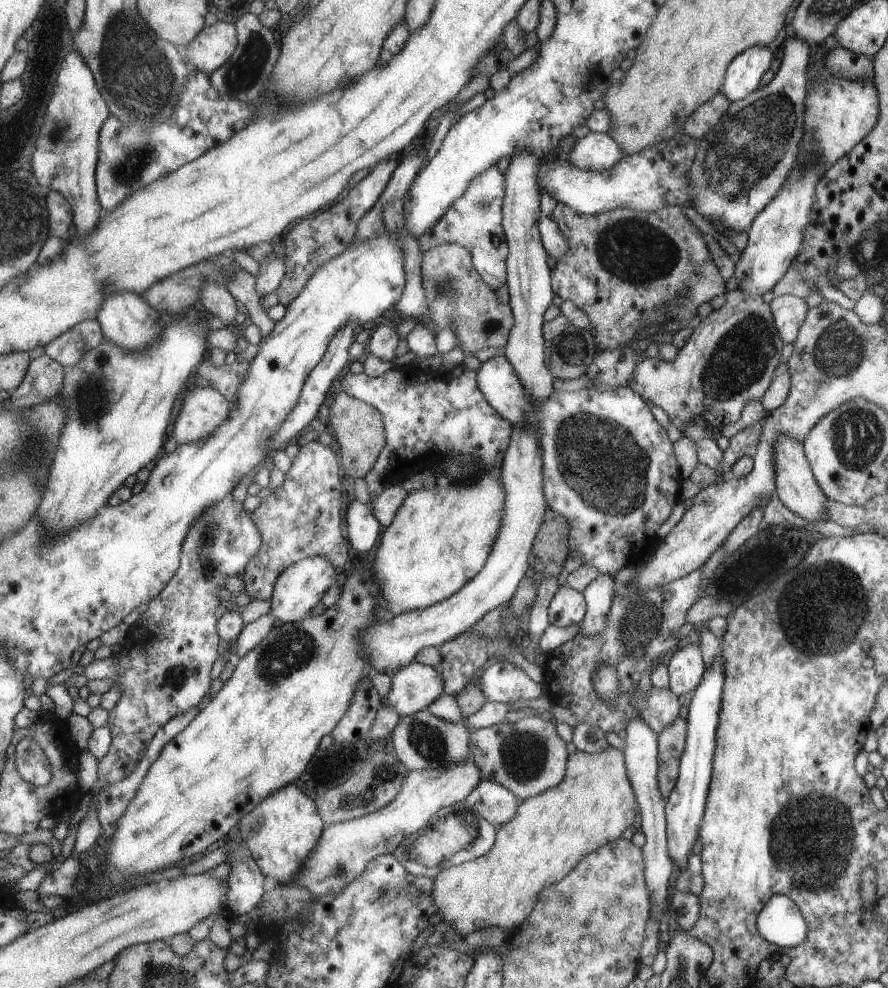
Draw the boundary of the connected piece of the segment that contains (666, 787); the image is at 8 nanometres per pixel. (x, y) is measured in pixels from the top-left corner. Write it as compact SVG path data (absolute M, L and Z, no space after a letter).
M677 716L673 724L665 727L657 736L657 788L664 803L674 788L673 784L676 784L677 764L680 764L679 756L684 751L686 735L685 719Z

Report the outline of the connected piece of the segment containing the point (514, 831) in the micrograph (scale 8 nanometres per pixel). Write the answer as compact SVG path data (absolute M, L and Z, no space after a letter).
M609 745L609 748L597 754L581 751L569 754L568 771L563 782L541 795L523 801L517 816L498 828L497 842L489 854L446 869L436 877L433 892L442 922L449 923L462 938L475 931L495 927L511 937L529 919L547 886L553 886L565 878L586 855L615 838L619 839L621 832L633 824L637 806L630 783L624 766L624 753L617 748Z

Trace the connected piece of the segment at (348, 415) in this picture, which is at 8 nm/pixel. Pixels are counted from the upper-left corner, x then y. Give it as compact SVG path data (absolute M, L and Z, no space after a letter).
M343 390L330 406L330 424L335 432L334 440L339 445L344 472L353 480L368 476L387 444L386 425L381 412Z

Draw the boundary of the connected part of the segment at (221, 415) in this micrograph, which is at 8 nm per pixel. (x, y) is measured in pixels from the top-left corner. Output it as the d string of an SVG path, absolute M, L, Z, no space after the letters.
M196 386L184 398L173 438L179 445L209 440L221 424L231 420L229 416L233 416L233 406L219 390Z

